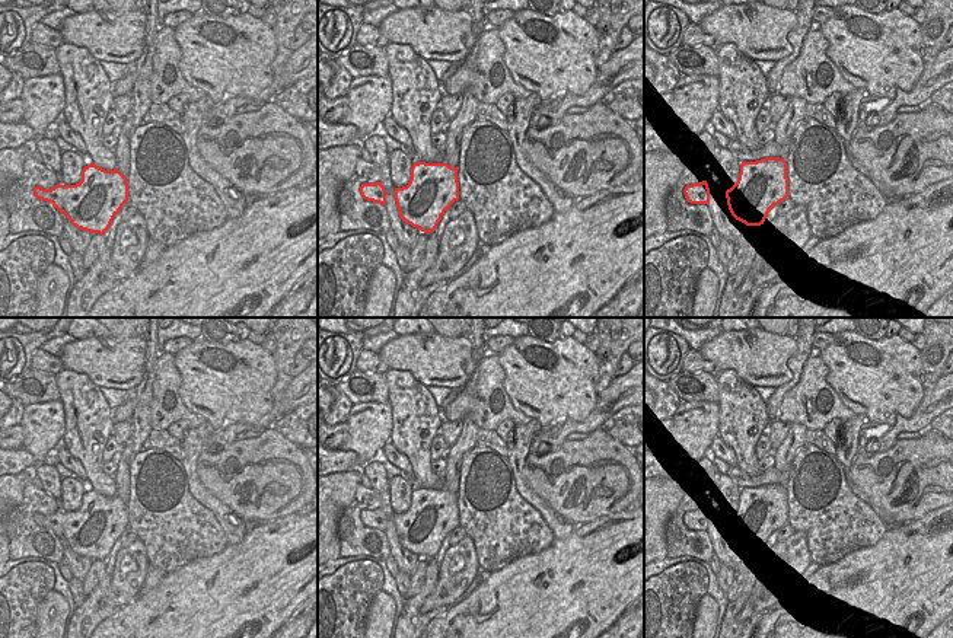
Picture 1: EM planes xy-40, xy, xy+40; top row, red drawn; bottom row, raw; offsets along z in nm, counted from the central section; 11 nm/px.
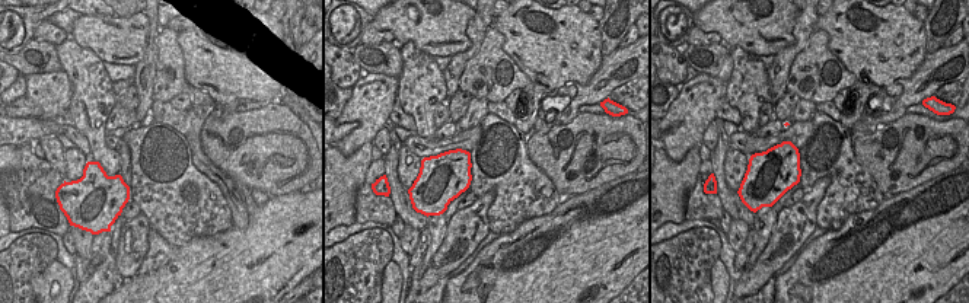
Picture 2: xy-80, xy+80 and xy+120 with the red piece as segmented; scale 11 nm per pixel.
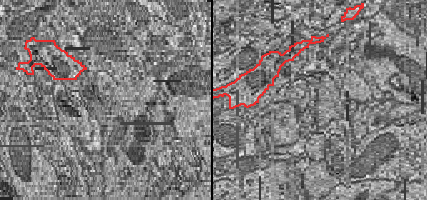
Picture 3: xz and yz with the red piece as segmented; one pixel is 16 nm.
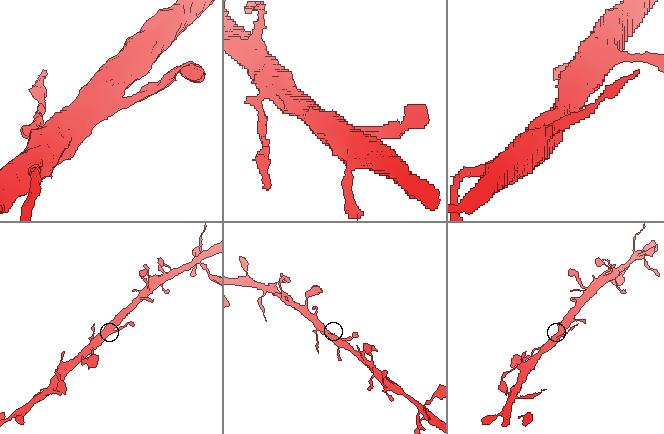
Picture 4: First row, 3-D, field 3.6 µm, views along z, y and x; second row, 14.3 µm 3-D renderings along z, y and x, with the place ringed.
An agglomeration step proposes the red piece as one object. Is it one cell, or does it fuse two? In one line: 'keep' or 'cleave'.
cleave

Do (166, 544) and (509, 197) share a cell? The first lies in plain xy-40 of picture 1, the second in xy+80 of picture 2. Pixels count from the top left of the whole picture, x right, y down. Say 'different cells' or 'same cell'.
same cell

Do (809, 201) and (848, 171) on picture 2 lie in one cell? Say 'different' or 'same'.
different

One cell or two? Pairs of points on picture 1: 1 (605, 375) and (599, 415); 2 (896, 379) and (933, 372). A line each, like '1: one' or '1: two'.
1: two
2: two

